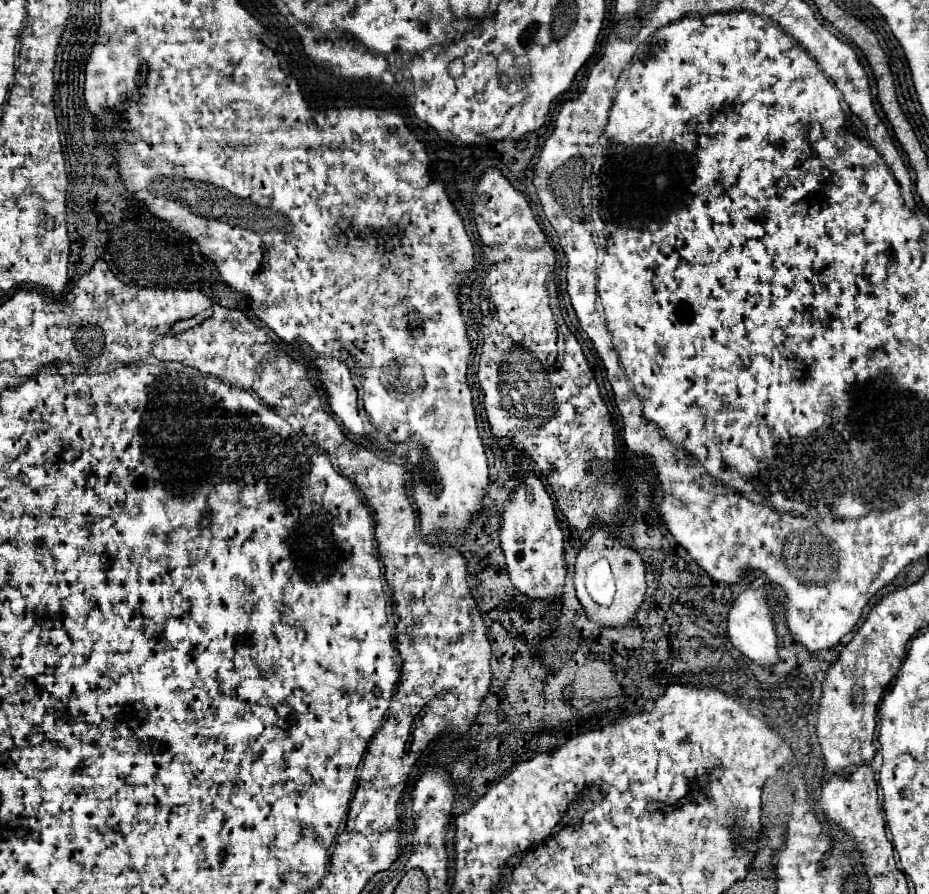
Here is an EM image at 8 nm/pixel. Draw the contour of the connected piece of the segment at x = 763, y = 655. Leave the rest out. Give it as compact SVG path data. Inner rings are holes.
M758 578L754 580L732 604L730 614L728 614L728 640L732 642L734 648L738 648L744 656L754 660L760 666L774 666L778 664L778 636L774 628L774 618L772 618L772 608L768 606L768 596L764 588L764 580Z

